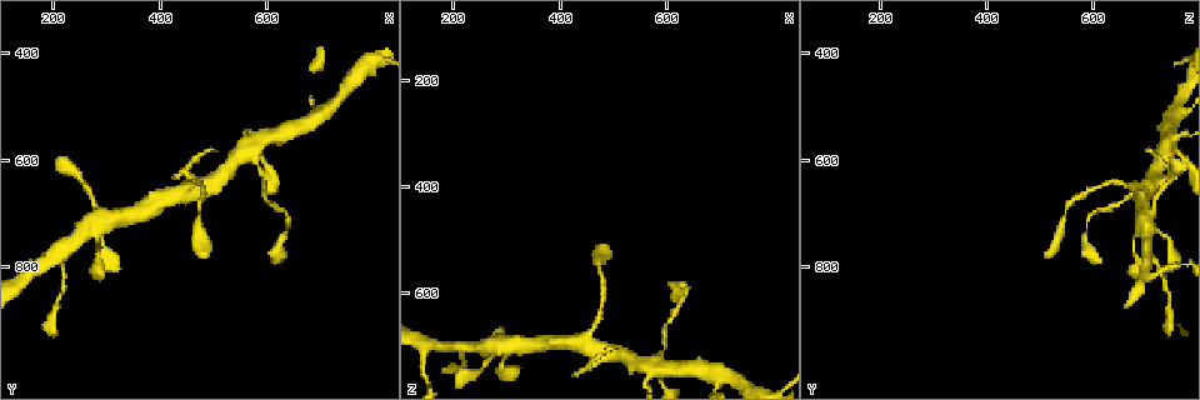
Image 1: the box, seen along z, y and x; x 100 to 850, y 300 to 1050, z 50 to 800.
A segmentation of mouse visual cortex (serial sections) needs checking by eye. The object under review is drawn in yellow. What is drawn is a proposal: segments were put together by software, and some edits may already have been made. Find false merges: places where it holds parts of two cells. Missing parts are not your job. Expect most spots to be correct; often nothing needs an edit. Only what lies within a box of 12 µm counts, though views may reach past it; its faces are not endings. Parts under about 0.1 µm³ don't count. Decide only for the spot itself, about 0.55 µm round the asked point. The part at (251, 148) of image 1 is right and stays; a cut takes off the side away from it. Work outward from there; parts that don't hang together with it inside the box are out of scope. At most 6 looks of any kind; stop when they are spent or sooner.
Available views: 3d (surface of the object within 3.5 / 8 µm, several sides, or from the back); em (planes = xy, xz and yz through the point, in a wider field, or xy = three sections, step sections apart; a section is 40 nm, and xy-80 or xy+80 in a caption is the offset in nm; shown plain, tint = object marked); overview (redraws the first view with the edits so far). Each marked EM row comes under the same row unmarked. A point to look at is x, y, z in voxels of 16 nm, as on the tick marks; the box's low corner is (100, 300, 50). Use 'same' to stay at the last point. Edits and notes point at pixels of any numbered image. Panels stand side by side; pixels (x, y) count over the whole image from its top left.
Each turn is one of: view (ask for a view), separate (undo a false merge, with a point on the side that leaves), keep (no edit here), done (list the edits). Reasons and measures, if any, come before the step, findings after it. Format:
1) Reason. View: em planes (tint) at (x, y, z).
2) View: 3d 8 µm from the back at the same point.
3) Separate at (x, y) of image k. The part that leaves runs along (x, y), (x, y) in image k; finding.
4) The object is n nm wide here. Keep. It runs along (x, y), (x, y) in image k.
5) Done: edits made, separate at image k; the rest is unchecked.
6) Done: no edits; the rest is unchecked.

Side arm on a straight run. View: 3d 3.5 µm at (705, 515, 755).

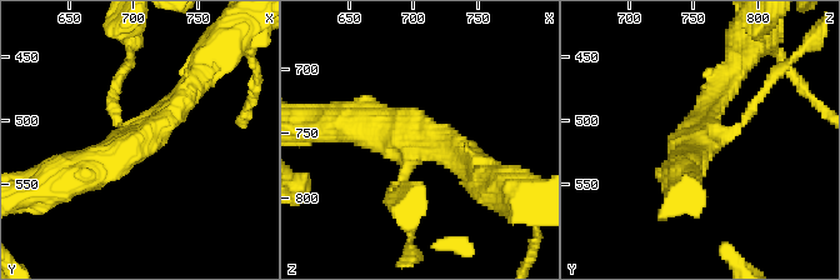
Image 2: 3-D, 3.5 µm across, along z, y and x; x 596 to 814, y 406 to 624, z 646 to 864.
3 arms meet here; the arms are 150, 300, 450 nm wide; need the tissue. View: em planes (tint) at (708, 514, 754).

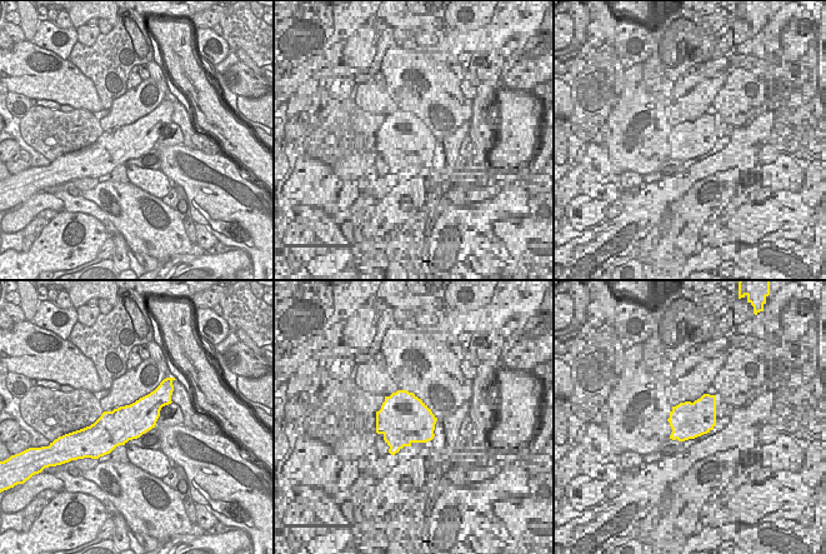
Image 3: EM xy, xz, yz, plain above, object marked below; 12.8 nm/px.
The object is 460 nm wide here. Keep. It runs along (70, 174), (139, 143), (196, 81) in image 2; all the same cell.

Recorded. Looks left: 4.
Sharp bend. View: 3d 3.5 µm at (450, 645, 685).

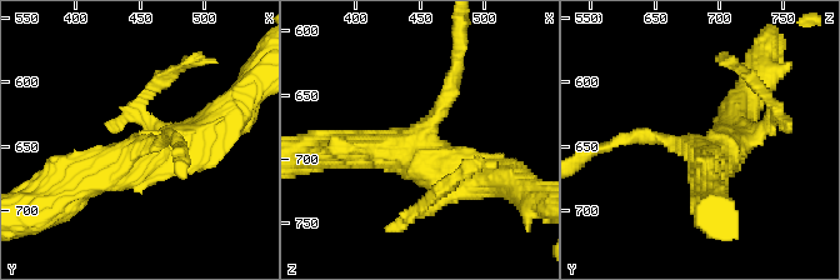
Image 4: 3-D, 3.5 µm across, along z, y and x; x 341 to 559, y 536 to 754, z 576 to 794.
View: em xy step 5 (tint) at (454, 650, 684).

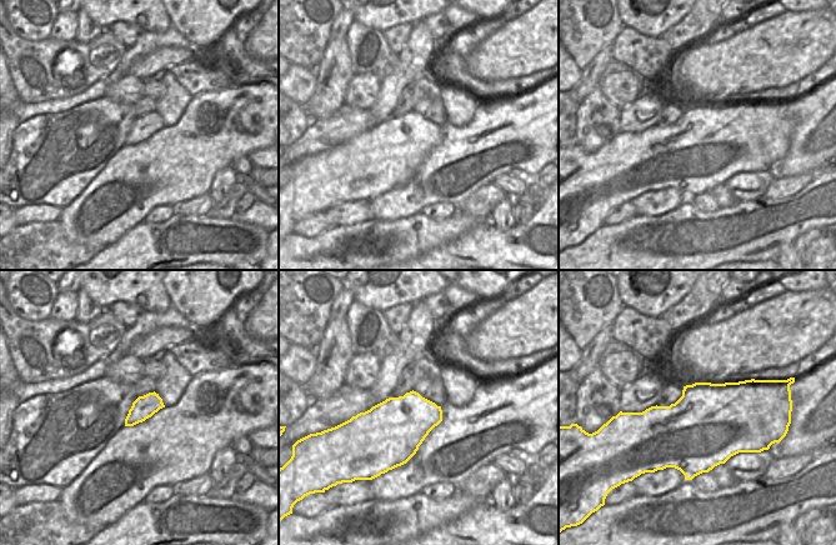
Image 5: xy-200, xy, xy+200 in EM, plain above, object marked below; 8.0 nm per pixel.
View: em xy step 3 (tint) at the same point.

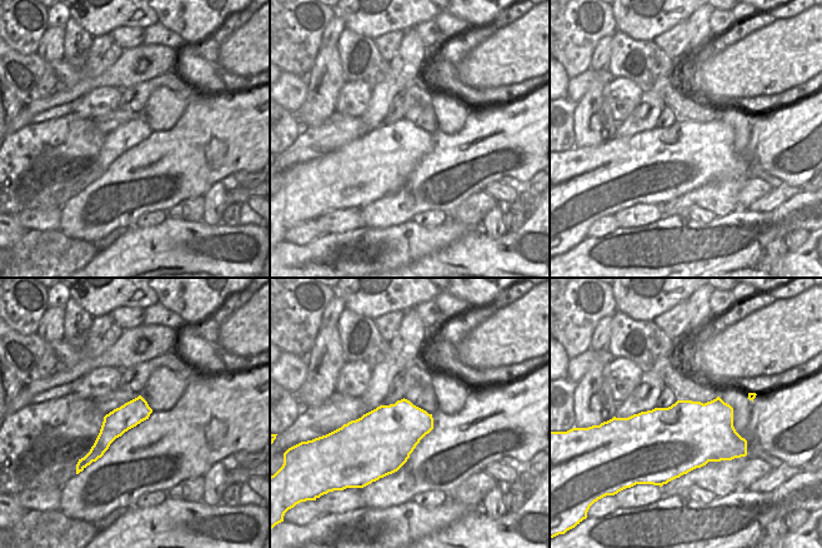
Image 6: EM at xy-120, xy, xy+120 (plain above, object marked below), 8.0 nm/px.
Keep. It runs along (140, 400), (84, 461) in image 6; one cell here.

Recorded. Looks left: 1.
Done: no edits; the rest is unchecked.

